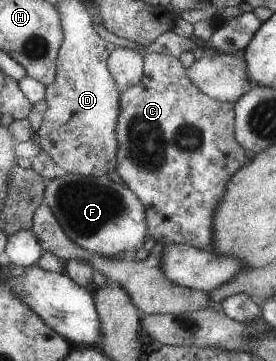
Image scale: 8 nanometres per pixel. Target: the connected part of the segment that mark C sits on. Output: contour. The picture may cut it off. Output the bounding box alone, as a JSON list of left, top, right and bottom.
[117,52,251,249]

